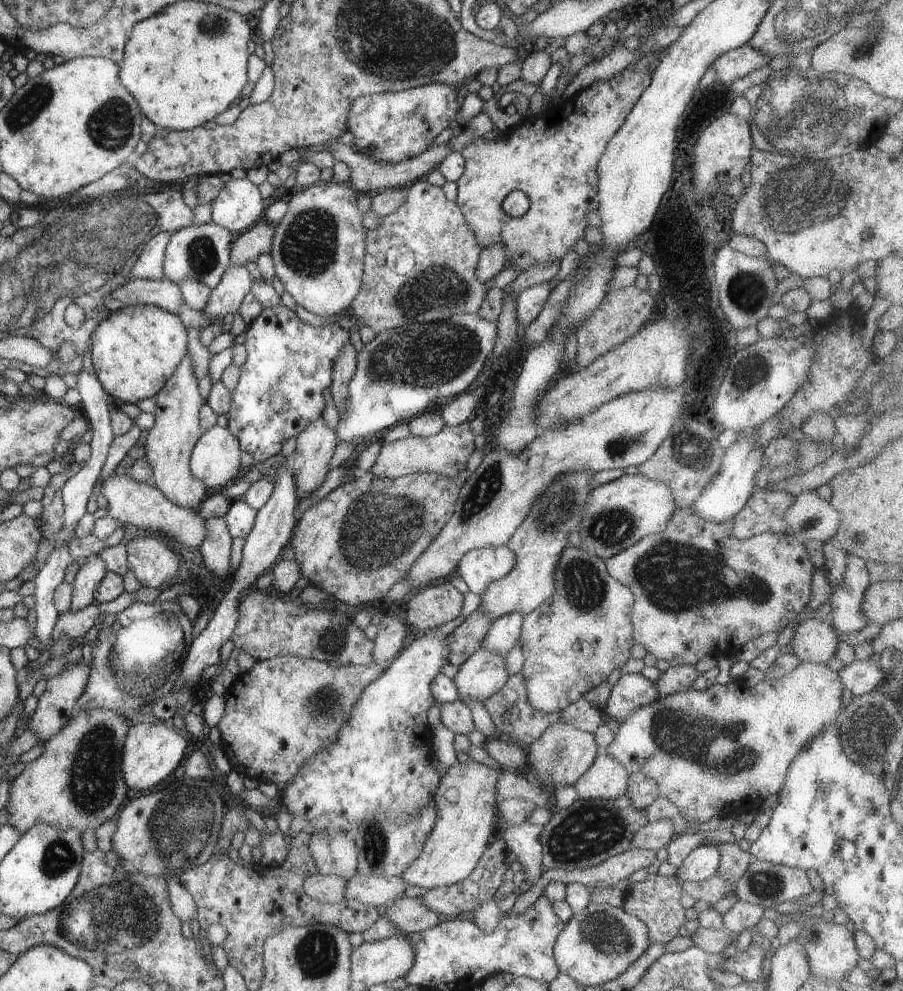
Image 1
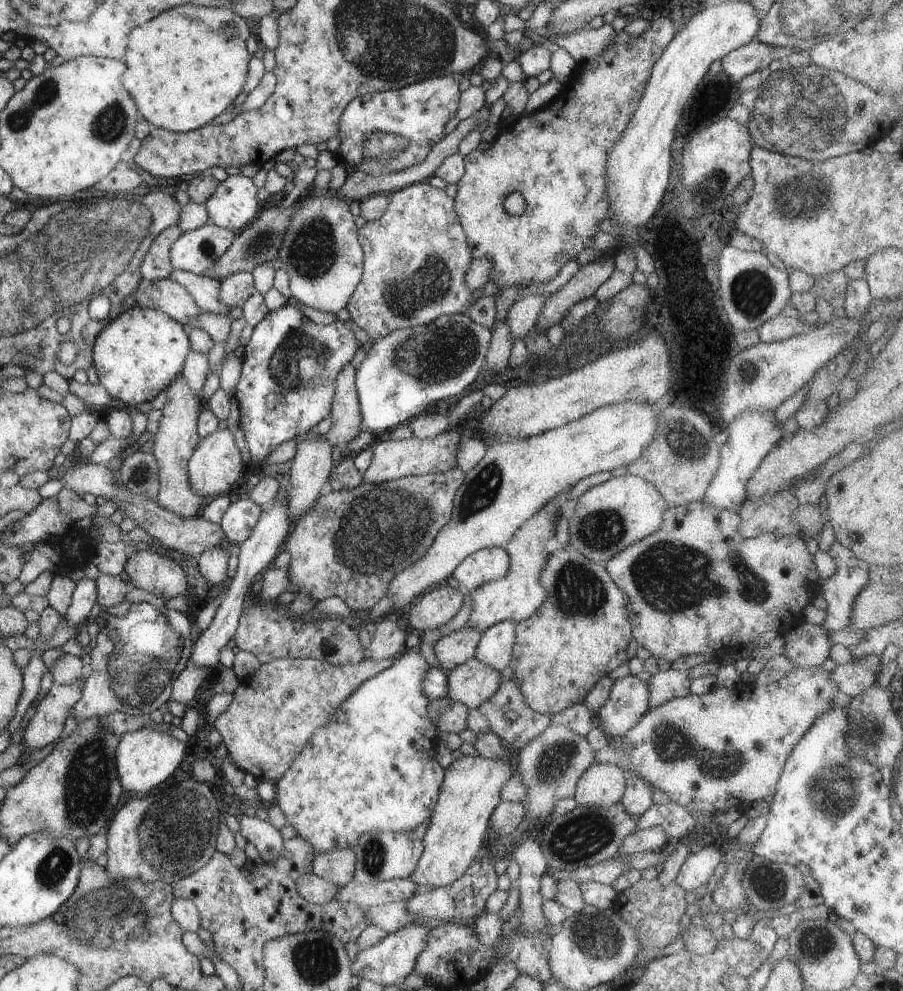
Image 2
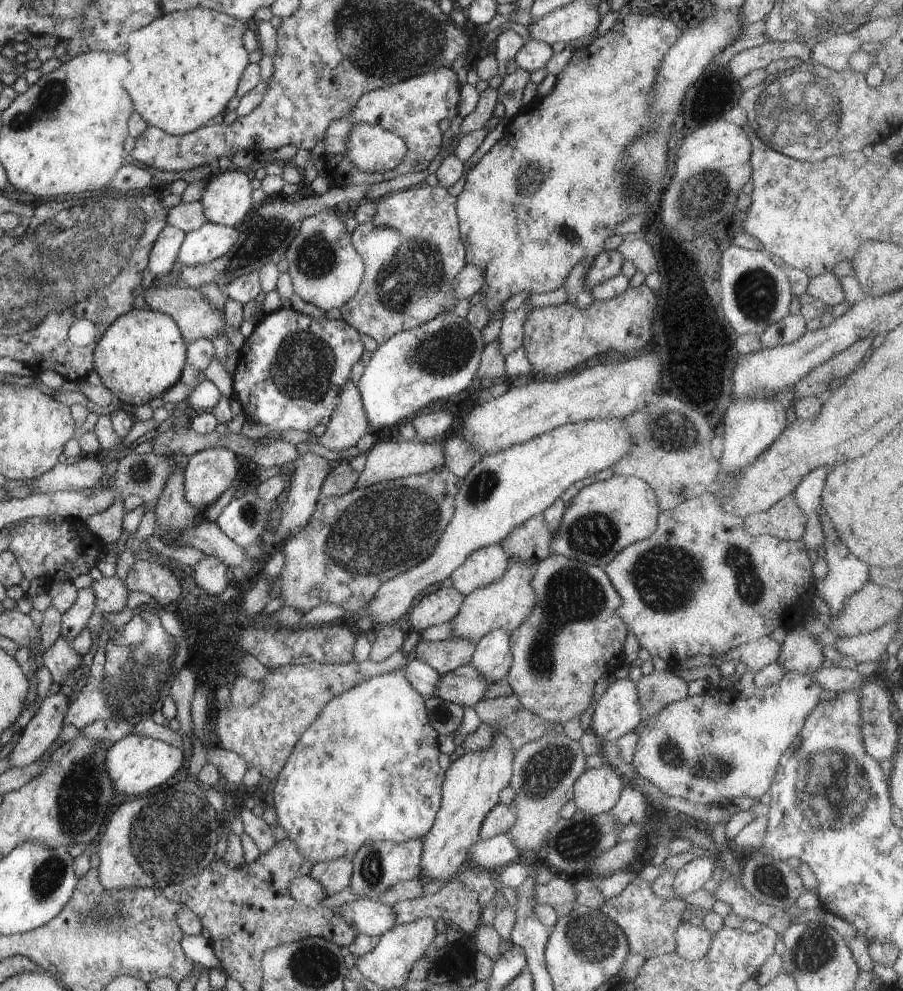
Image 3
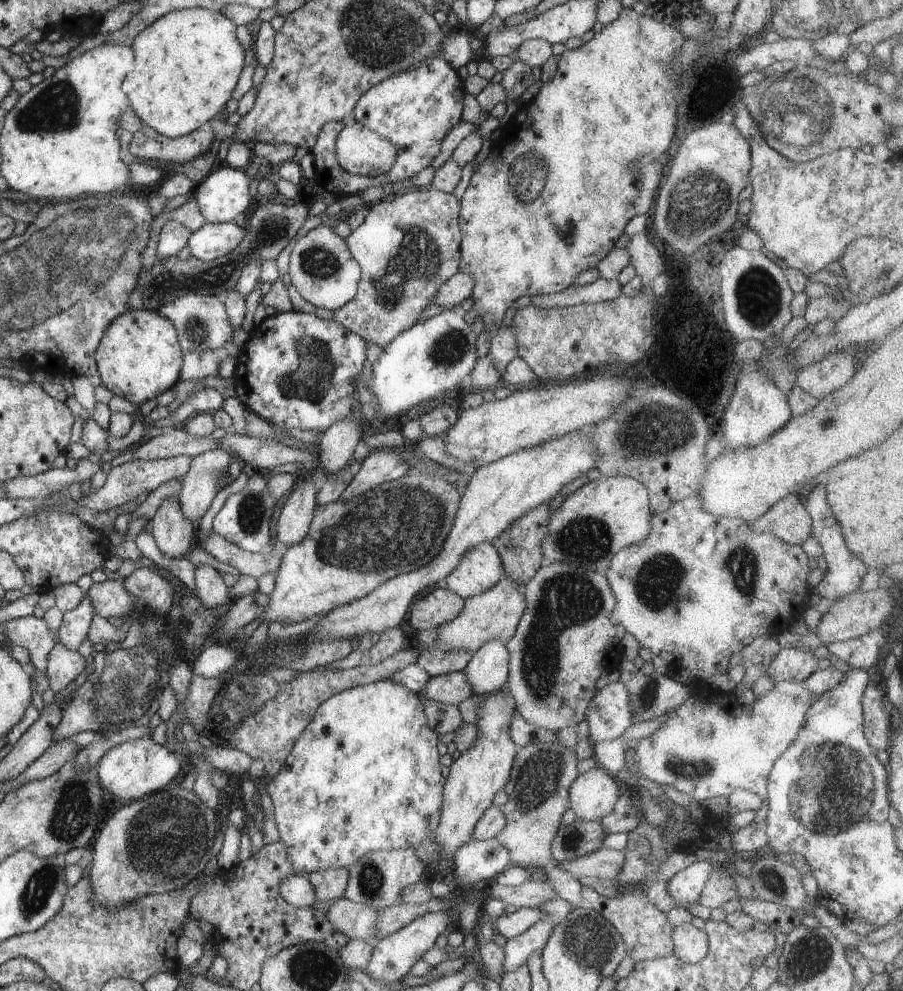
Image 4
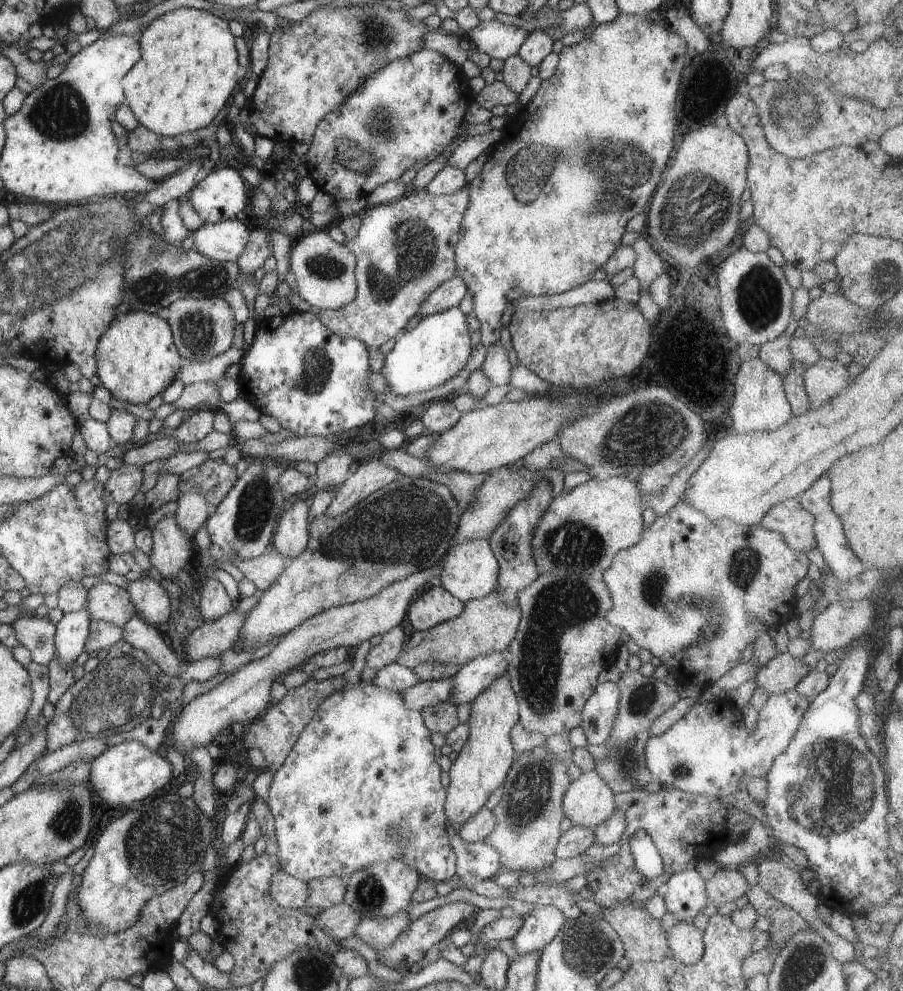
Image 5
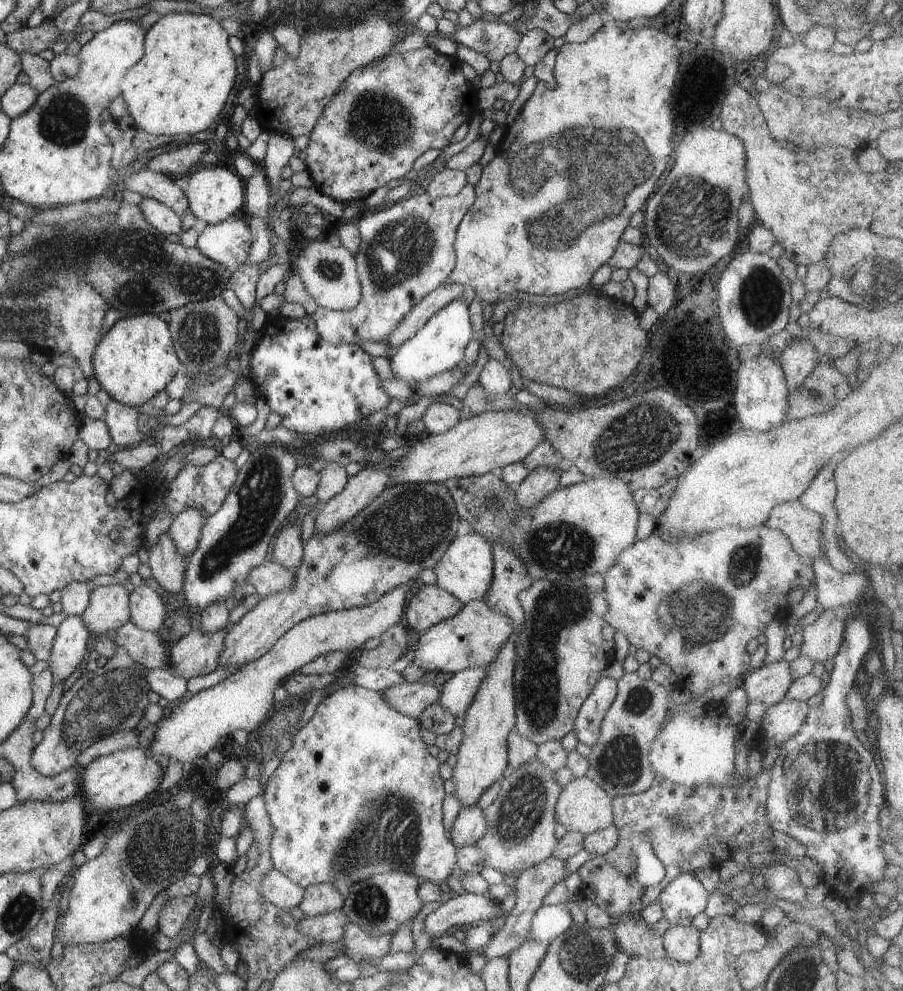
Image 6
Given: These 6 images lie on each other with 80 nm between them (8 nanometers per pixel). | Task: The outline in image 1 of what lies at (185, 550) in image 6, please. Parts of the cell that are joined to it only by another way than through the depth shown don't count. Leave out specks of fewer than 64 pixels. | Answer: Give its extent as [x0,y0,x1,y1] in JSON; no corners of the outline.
[190,425,245,493]

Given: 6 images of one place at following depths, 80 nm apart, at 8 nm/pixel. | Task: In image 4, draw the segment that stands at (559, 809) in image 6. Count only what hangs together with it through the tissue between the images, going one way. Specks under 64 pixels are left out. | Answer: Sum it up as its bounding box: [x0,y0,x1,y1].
[570,765,622,820]

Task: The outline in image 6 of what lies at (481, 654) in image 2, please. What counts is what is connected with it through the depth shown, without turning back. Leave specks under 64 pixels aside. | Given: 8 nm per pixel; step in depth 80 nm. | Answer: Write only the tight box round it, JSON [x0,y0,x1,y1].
[437,667,489,716]

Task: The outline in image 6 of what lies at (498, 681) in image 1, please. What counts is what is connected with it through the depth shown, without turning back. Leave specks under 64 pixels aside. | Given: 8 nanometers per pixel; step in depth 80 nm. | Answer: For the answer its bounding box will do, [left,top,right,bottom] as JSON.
[379,682,441,719]

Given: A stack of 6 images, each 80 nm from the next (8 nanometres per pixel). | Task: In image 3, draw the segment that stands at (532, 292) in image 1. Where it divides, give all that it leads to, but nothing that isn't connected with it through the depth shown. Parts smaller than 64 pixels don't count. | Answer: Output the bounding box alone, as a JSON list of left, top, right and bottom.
[497,302,531,357]

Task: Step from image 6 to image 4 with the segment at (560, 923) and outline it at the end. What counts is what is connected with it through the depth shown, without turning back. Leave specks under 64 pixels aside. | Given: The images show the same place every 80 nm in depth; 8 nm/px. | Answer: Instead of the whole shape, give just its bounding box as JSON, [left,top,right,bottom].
[502,915,557,974]

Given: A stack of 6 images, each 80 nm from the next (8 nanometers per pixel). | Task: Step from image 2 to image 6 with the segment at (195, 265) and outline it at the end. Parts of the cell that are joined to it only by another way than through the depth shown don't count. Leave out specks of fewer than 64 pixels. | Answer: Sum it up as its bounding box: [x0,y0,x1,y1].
[195,217,252,273]

